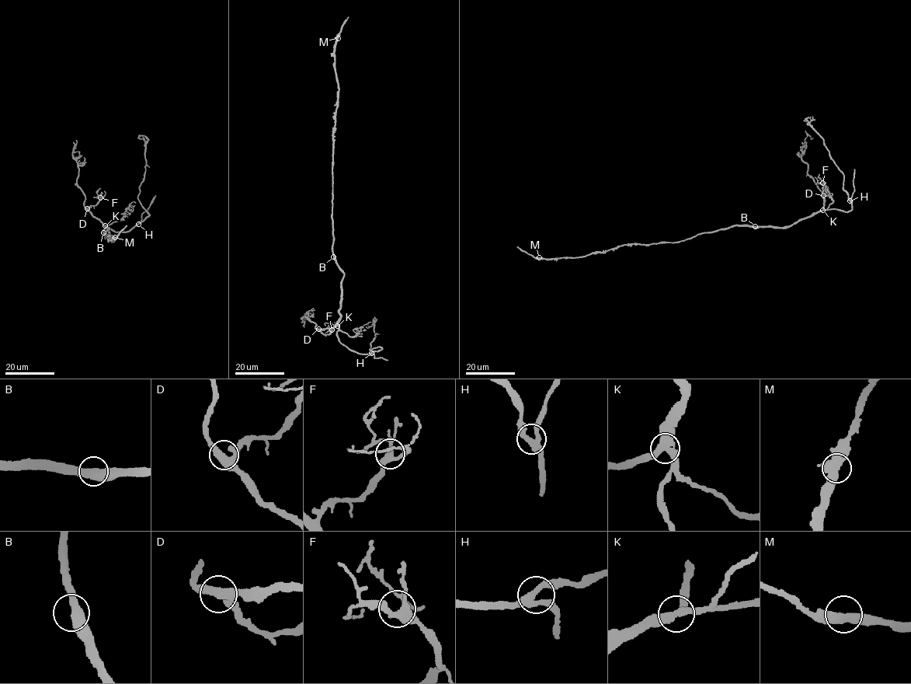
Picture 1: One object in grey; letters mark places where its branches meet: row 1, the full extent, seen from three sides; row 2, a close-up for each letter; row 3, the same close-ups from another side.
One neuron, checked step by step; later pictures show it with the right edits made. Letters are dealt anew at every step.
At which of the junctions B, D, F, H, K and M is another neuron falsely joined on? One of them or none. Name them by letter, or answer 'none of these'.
none of these

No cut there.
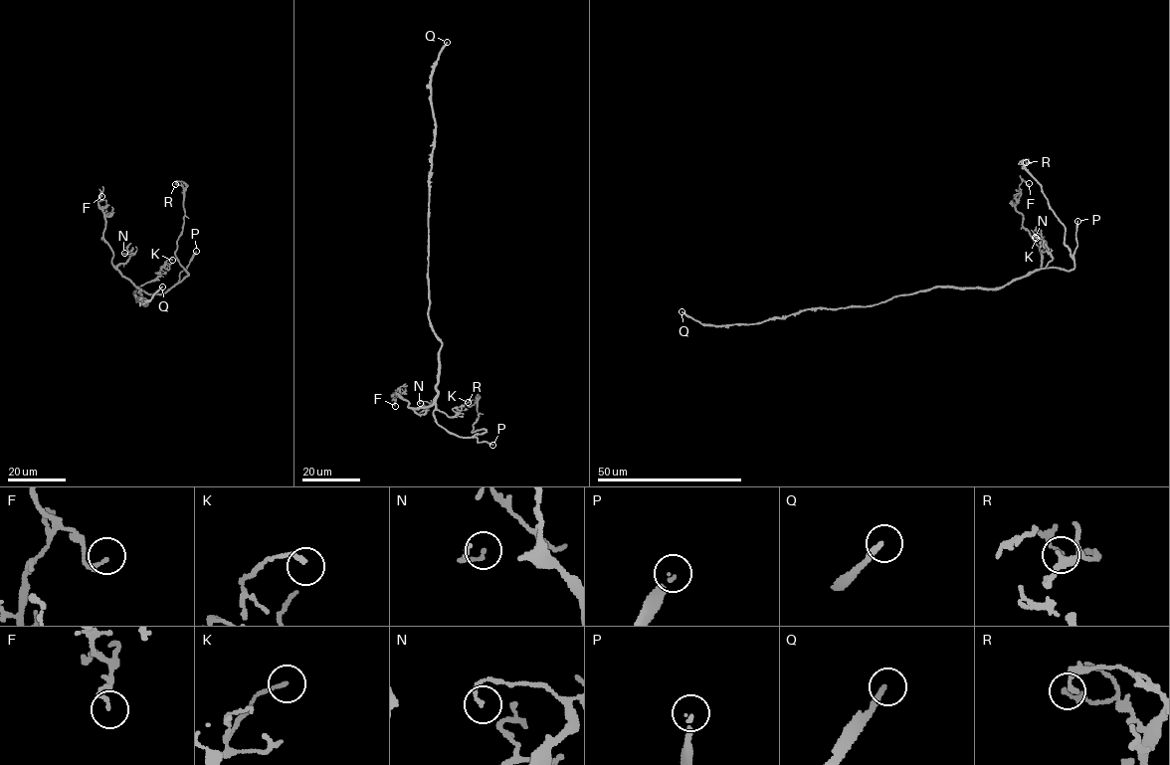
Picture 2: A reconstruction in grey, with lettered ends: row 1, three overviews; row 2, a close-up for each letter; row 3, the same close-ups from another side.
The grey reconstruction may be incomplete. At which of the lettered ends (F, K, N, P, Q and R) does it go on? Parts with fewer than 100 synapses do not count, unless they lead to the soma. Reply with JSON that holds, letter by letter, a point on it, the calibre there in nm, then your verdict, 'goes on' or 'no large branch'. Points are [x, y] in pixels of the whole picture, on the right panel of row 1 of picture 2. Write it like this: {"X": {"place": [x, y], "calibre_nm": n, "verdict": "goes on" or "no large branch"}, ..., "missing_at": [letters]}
{"F": {"place": [1029, 183], "calibre_nm": 150, "verdict": "no large branch"}, "K": {"place": [1036, 238], "calibre_nm": 150, "verdict": "no large branch"}, "N": {"place": [1035, 237], "calibre_nm": 150, "verdict": "no large branch"}, "P": {"place": [1077, 221], "calibre_nm": 160, "verdict": "goes on"}, "Q": {"place": [682, 311], "calibre_nm": 240, "verdict": "goes on"}, "R": {"place": [1026, 162], "calibre_nm": 220, "verdict": "no large branch"}, "missing_at": ["P", "Q"]}

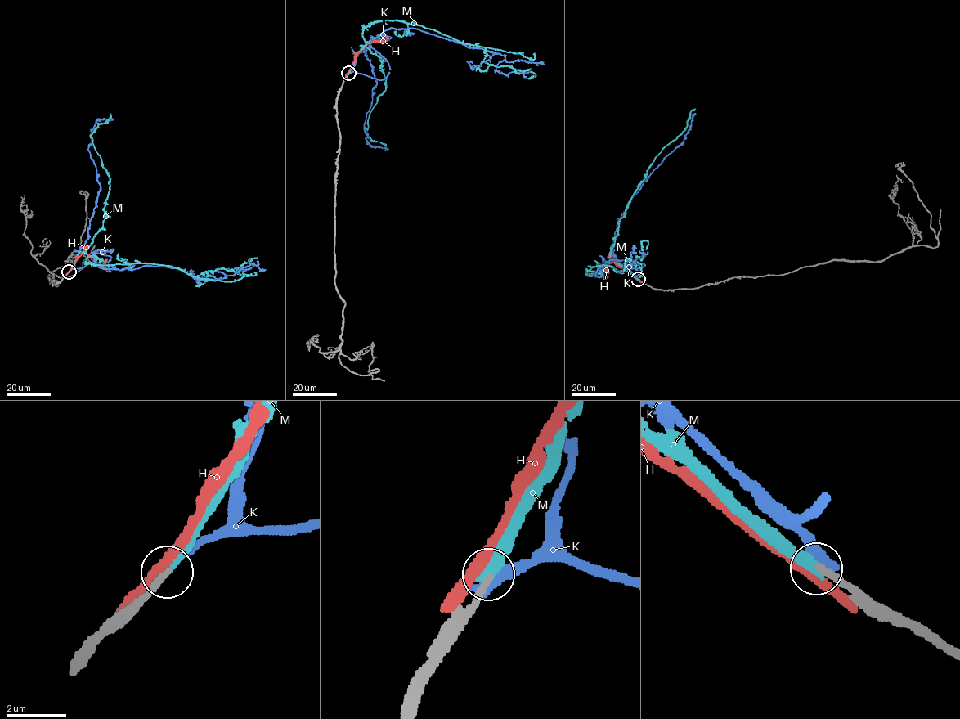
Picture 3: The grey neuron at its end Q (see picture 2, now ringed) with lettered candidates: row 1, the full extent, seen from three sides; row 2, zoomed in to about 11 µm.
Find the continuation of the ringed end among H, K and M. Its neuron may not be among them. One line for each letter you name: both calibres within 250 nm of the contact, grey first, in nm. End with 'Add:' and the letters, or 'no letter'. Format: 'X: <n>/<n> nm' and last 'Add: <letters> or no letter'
M: 240/320 nm
Add: M

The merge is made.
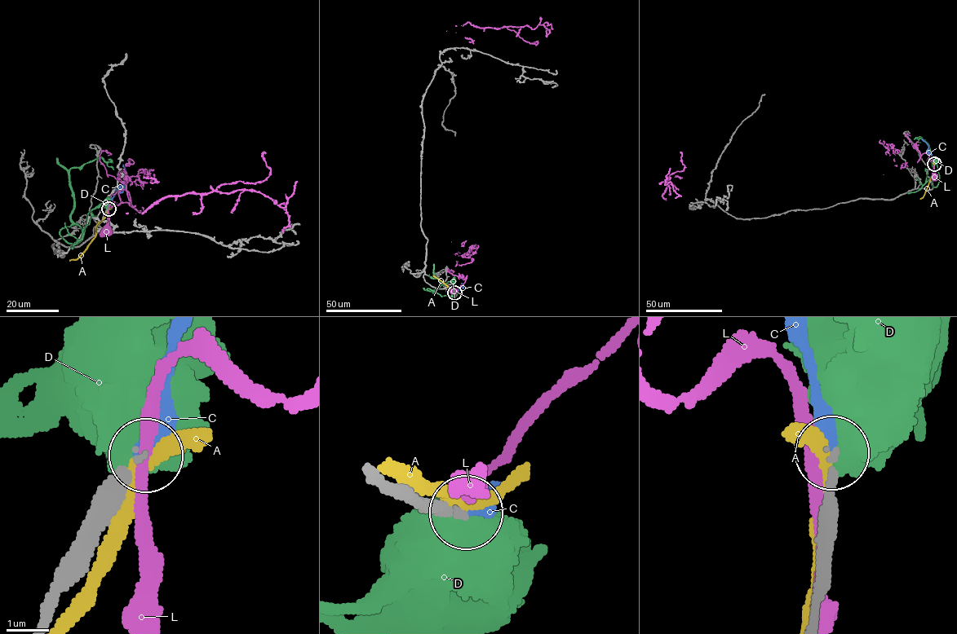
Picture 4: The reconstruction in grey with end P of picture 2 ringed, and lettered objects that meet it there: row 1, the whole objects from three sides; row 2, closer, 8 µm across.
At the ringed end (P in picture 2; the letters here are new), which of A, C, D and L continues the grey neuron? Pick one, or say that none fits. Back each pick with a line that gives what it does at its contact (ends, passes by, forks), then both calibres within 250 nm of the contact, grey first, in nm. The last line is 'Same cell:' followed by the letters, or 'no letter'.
C: it ends | 200/380 nm
Same cell: C

